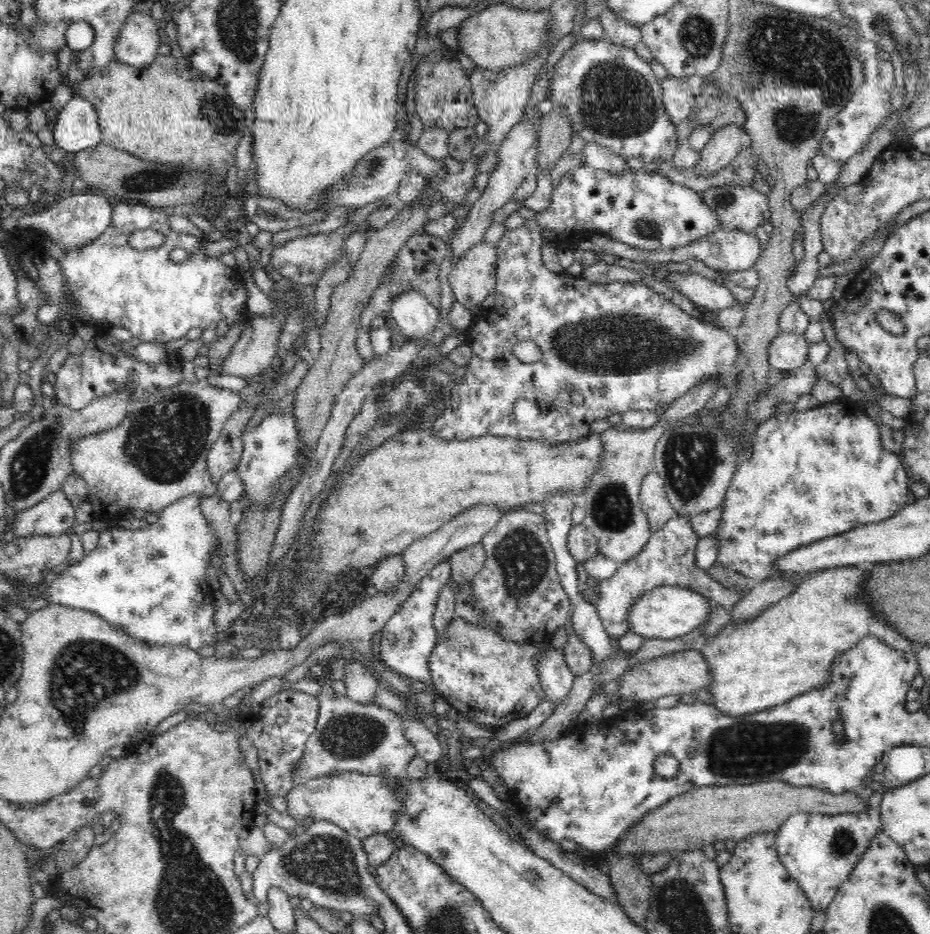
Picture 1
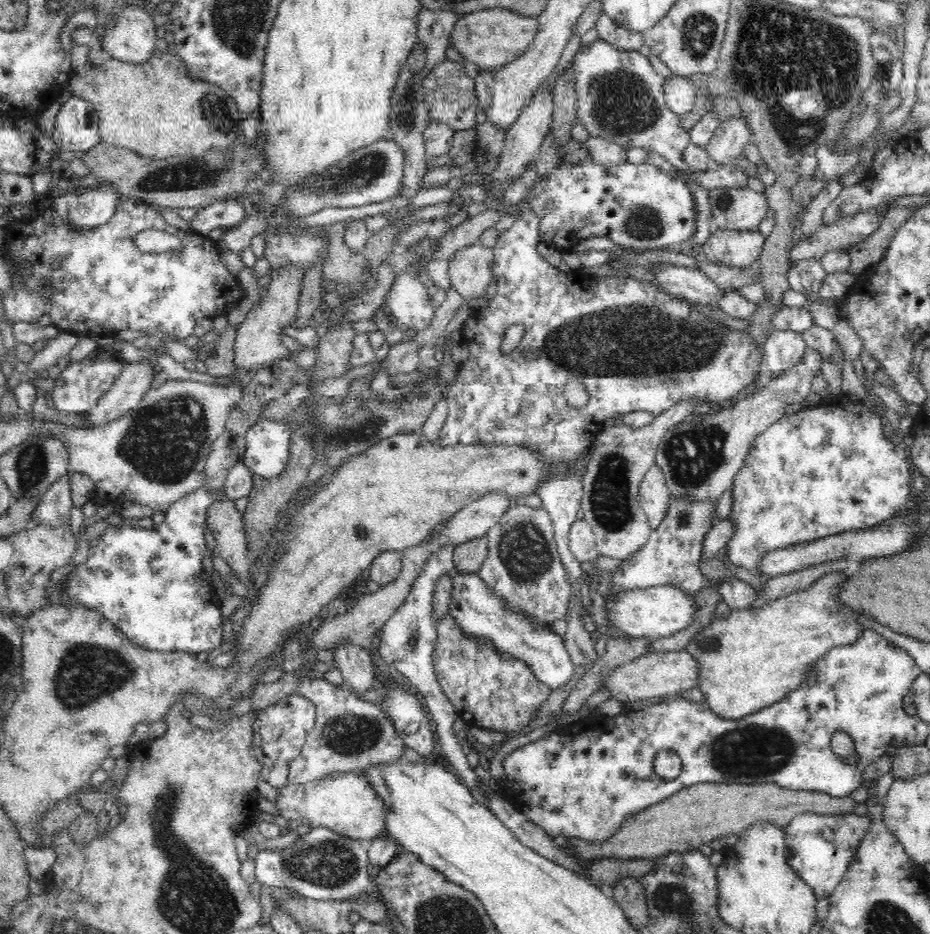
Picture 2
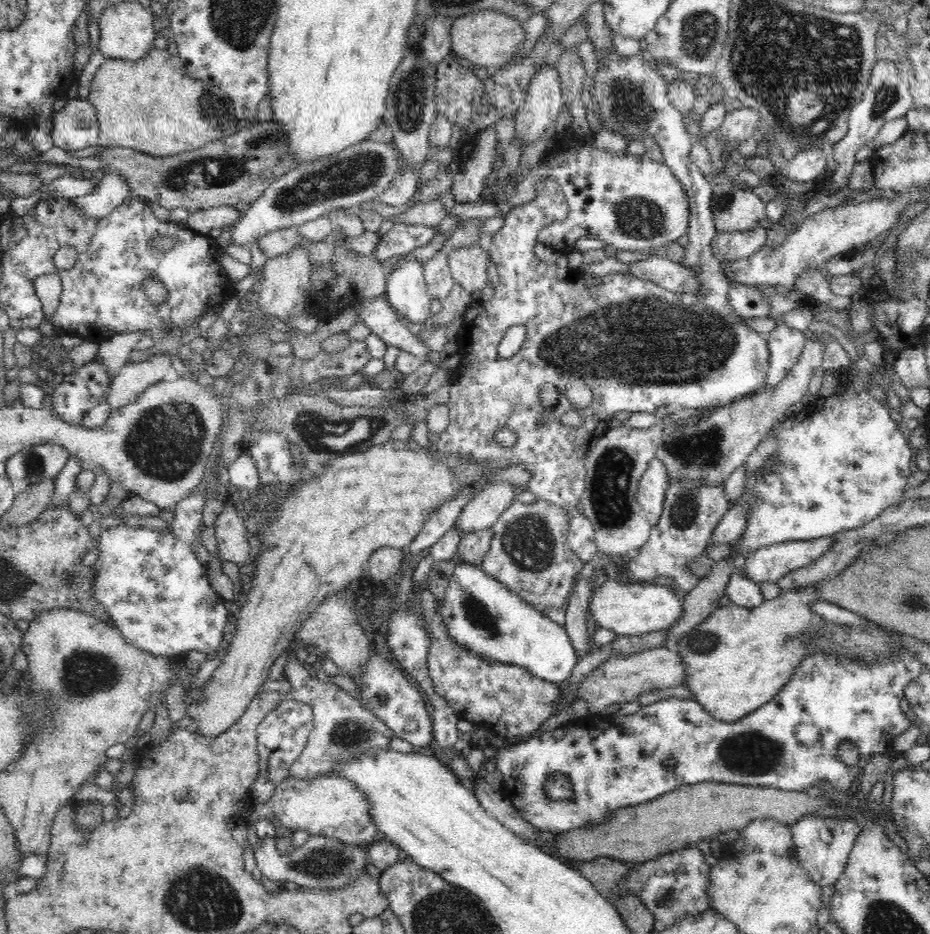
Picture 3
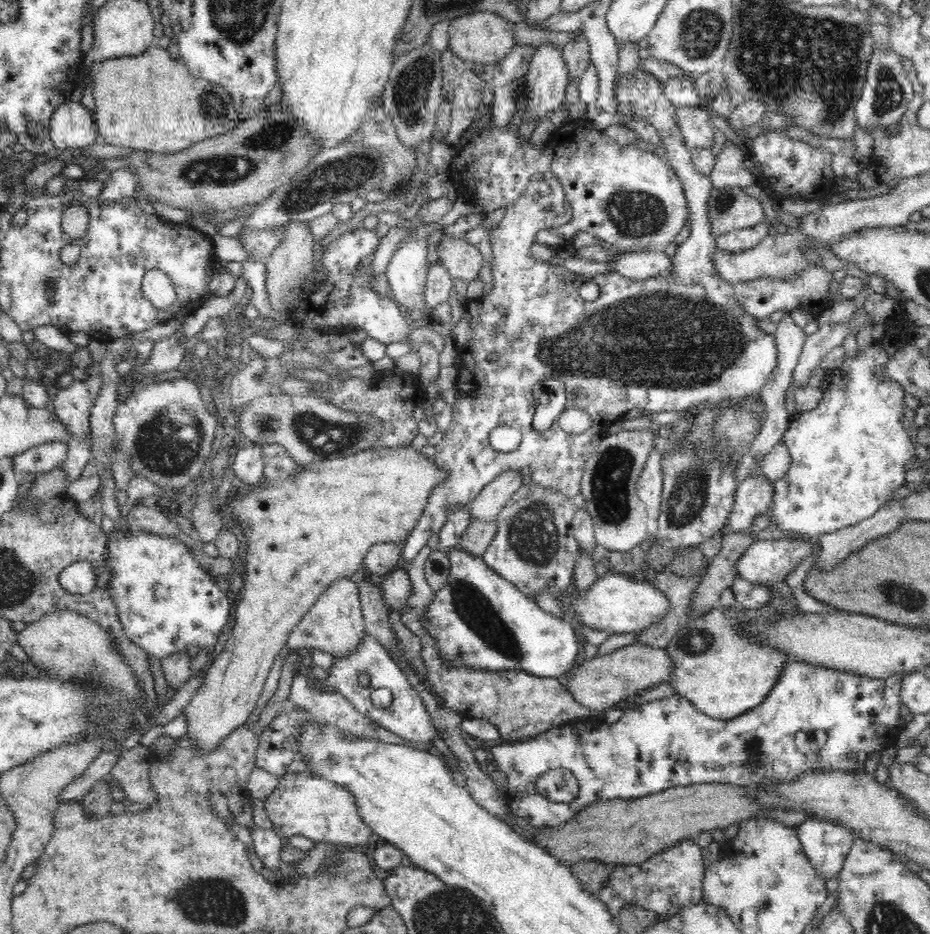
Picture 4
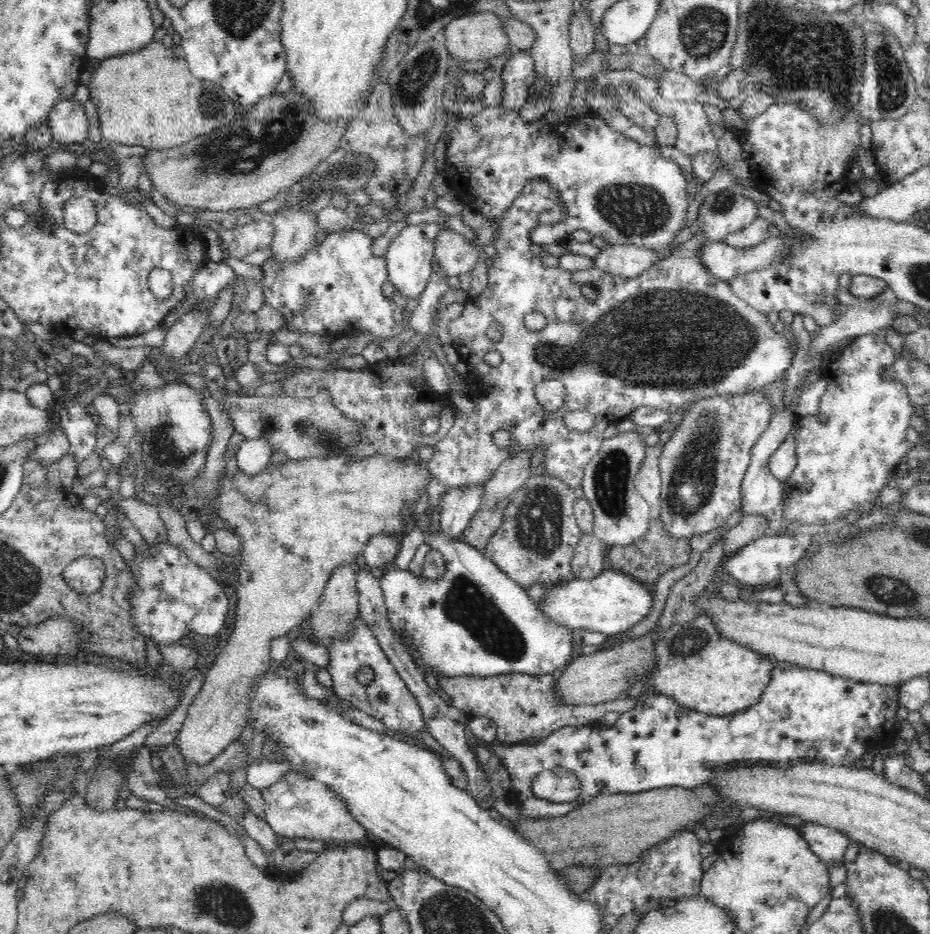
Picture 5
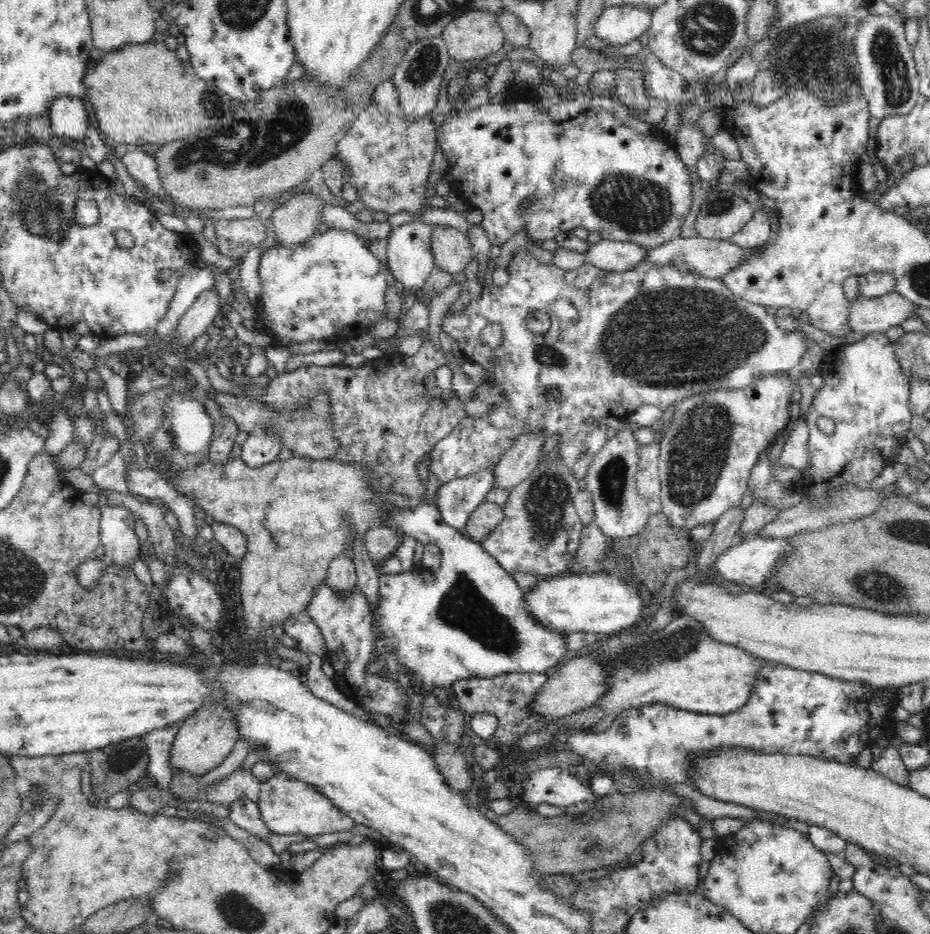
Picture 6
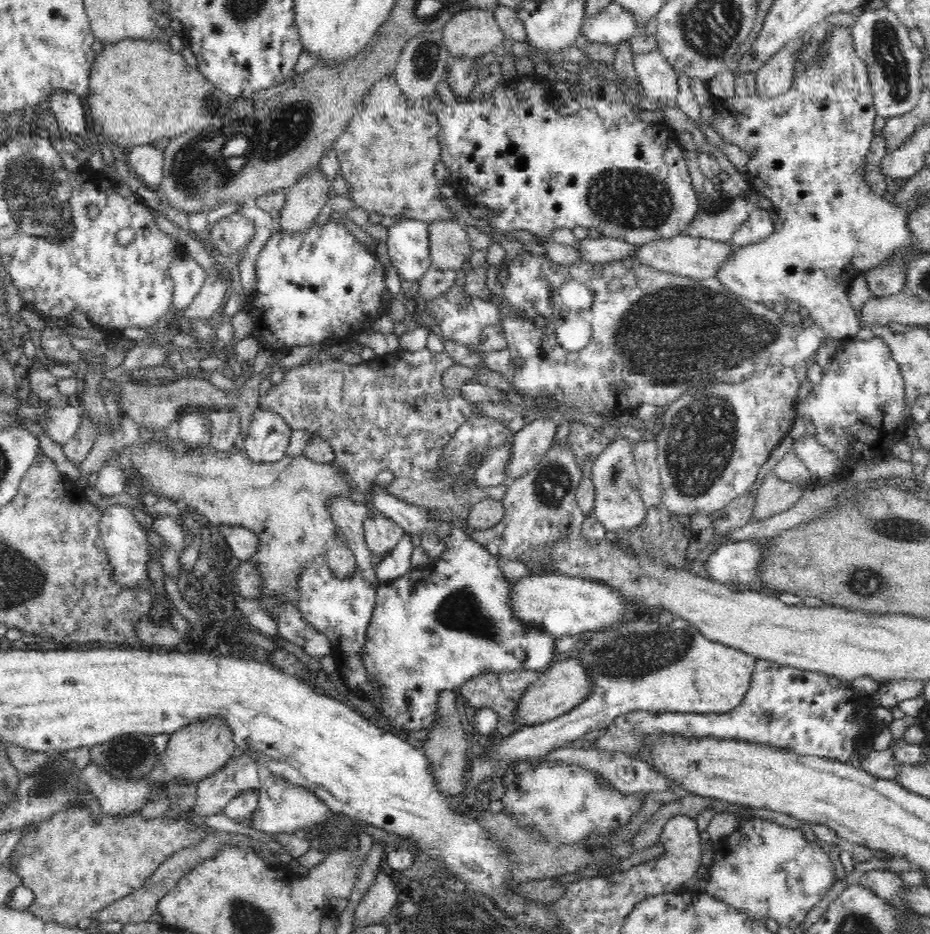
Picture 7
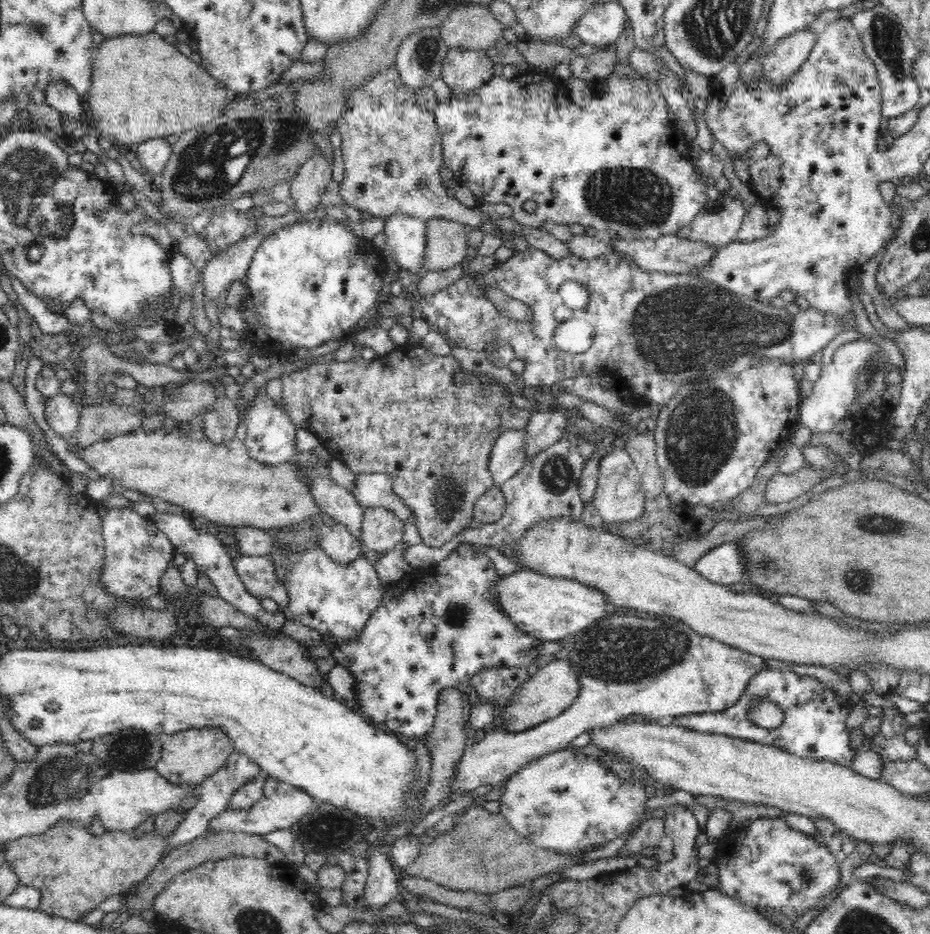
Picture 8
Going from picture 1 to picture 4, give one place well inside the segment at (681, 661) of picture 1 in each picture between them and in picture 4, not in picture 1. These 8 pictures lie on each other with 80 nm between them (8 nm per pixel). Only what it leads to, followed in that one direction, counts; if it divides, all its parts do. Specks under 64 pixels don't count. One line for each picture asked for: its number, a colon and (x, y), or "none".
2: (656, 675)
3: (620, 680)
4: (599, 684)

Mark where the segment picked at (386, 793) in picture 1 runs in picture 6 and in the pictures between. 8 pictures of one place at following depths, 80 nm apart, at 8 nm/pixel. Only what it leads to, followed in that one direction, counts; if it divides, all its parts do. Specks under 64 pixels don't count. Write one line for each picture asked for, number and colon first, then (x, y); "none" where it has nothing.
2: (346, 802)
3: (330, 805)
4: (304, 804)
5: (297, 806)
6: (287, 806)

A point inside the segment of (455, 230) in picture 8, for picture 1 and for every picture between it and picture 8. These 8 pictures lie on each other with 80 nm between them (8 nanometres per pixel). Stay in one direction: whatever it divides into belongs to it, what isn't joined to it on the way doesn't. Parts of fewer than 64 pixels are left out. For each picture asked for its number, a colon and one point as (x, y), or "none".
1: (473, 279)
2: (470, 273)
3: (468, 264)
4: (464, 261)
5: (457, 256)
6: (453, 251)
7: (449, 247)

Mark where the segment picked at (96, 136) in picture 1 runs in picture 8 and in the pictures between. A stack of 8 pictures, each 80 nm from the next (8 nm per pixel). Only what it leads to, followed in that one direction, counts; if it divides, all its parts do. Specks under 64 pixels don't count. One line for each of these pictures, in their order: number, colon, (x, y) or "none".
2: (76, 128)
3: (76, 126)
4: (72, 125)
5: (68, 120)
6: (68, 118)
7: (68, 111)
8: (59, 95)

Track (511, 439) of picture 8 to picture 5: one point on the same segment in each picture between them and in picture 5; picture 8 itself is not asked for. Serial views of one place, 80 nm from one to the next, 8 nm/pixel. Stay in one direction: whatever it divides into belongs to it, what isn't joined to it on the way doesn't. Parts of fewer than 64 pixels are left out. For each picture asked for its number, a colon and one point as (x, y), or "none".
5: (457, 508)
6: (456, 500)
7: (492, 472)

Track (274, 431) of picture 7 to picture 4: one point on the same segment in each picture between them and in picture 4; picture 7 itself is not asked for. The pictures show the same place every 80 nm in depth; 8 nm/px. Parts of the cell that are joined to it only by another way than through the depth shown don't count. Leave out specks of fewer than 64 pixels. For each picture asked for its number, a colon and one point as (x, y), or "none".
4: (247, 467)
5: (253, 457)
6: (259, 449)

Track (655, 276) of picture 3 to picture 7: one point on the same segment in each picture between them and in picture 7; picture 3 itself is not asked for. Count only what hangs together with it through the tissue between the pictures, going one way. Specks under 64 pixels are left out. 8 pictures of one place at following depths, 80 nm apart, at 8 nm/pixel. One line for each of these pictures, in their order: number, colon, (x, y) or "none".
4: (640, 265)
5: (623, 260)
6: (616, 257)
7: (602, 250)

